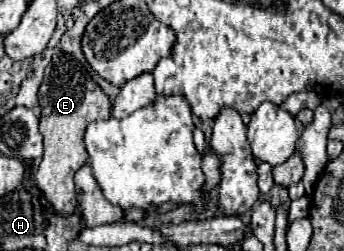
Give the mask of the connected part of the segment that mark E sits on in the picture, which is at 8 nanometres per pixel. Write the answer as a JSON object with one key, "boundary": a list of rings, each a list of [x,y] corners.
{"boundary":[[[56,55],[46,67],[38,101],[42,107],[40,133],[44,137],[44,157],[34,175],[34,181],[58,213],[70,215],[76,209],[74,173],[88,161],[88,153],[82,141],[84,129],[96,119],[110,117],[110,97],[100,89],[100,85],[90,77],[76,57]]]}

